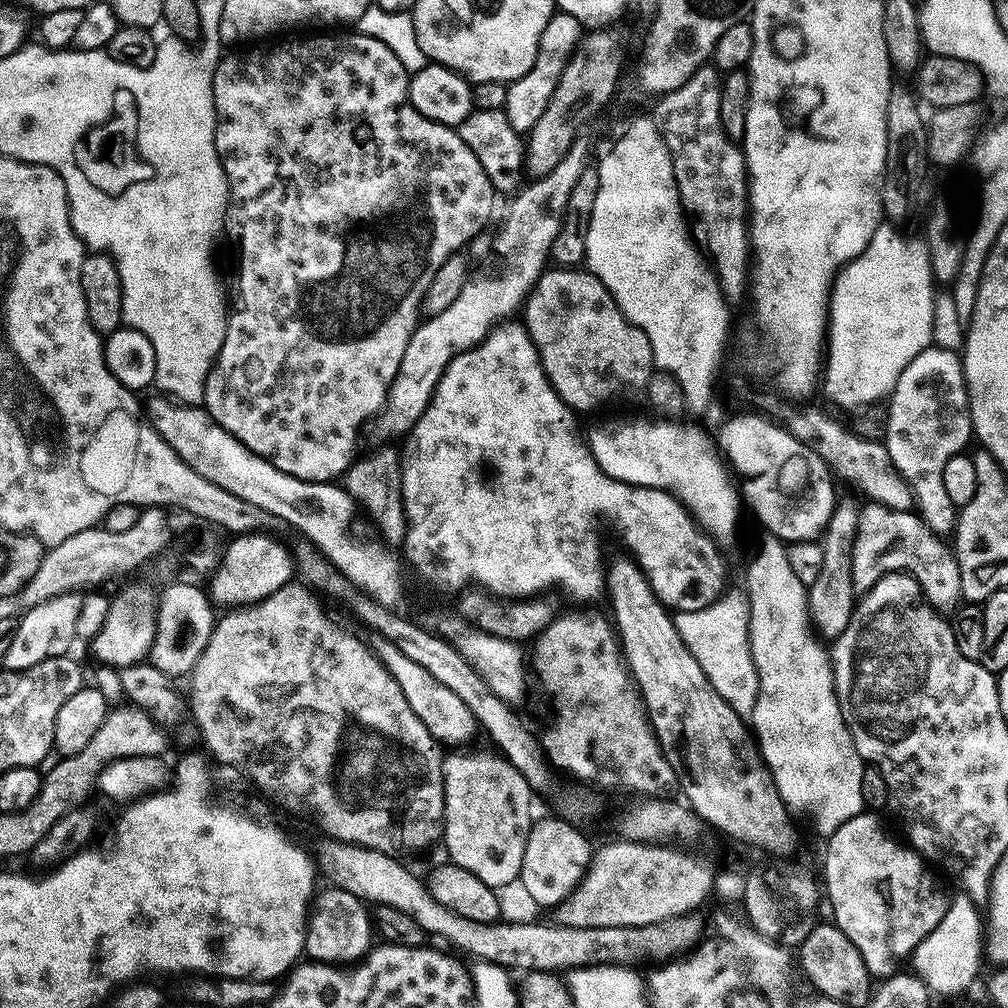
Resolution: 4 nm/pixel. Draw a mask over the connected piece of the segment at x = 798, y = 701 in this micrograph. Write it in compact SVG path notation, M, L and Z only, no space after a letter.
M764 538L756 557L748 564L746 591L750 601L750 653L760 679L750 728L760 746L760 753L776 783L778 794L789 809L812 816L824 838L834 834L842 822L865 811L862 798L862 774L866 762L858 754L838 706L832 661L827 647L818 639L808 616L808 590L794 574L787 557L787 547L775 538Z

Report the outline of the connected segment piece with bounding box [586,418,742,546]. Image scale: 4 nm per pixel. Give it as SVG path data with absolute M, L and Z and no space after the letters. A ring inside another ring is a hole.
M672 418L656 419L660 420L628 420L625 424L620 420L604 420L586 432L588 449L594 454L596 464L602 466L602 470L610 478L627 484L637 484L643 488L670 490L672 495L695 516L697 524L716 541L717 545L725 546L724 544L730 543L736 536L736 527L740 524L740 508L742 509L742 492L737 485L736 488L732 485L734 476L729 465L722 459L713 437L711 440L696 422L675 424L677 421Z

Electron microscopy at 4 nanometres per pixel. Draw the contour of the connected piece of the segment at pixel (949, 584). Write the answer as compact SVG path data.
M865 503L860 509L858 518L858 534L854 538L854 550L852 551L852 581L857 594L869 592L876 583L886 574L891 572L907 572L914 577L918 586L924 591L924 598L941 614L955 613L961 607L962 597L960 591L962 584L958 578L958 562L955 551L948 548L943 539L926 526L915 511L903 512L902 510L891 509L876 503Z

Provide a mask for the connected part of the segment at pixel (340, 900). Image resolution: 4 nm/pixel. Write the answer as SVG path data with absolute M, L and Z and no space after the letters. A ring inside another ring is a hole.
M328 886L323 892L324 889L315 897L308 917L304 943L307 959L318 964L355 965L368 955L374 944L374 920L369 905L360 897L335 886Z

